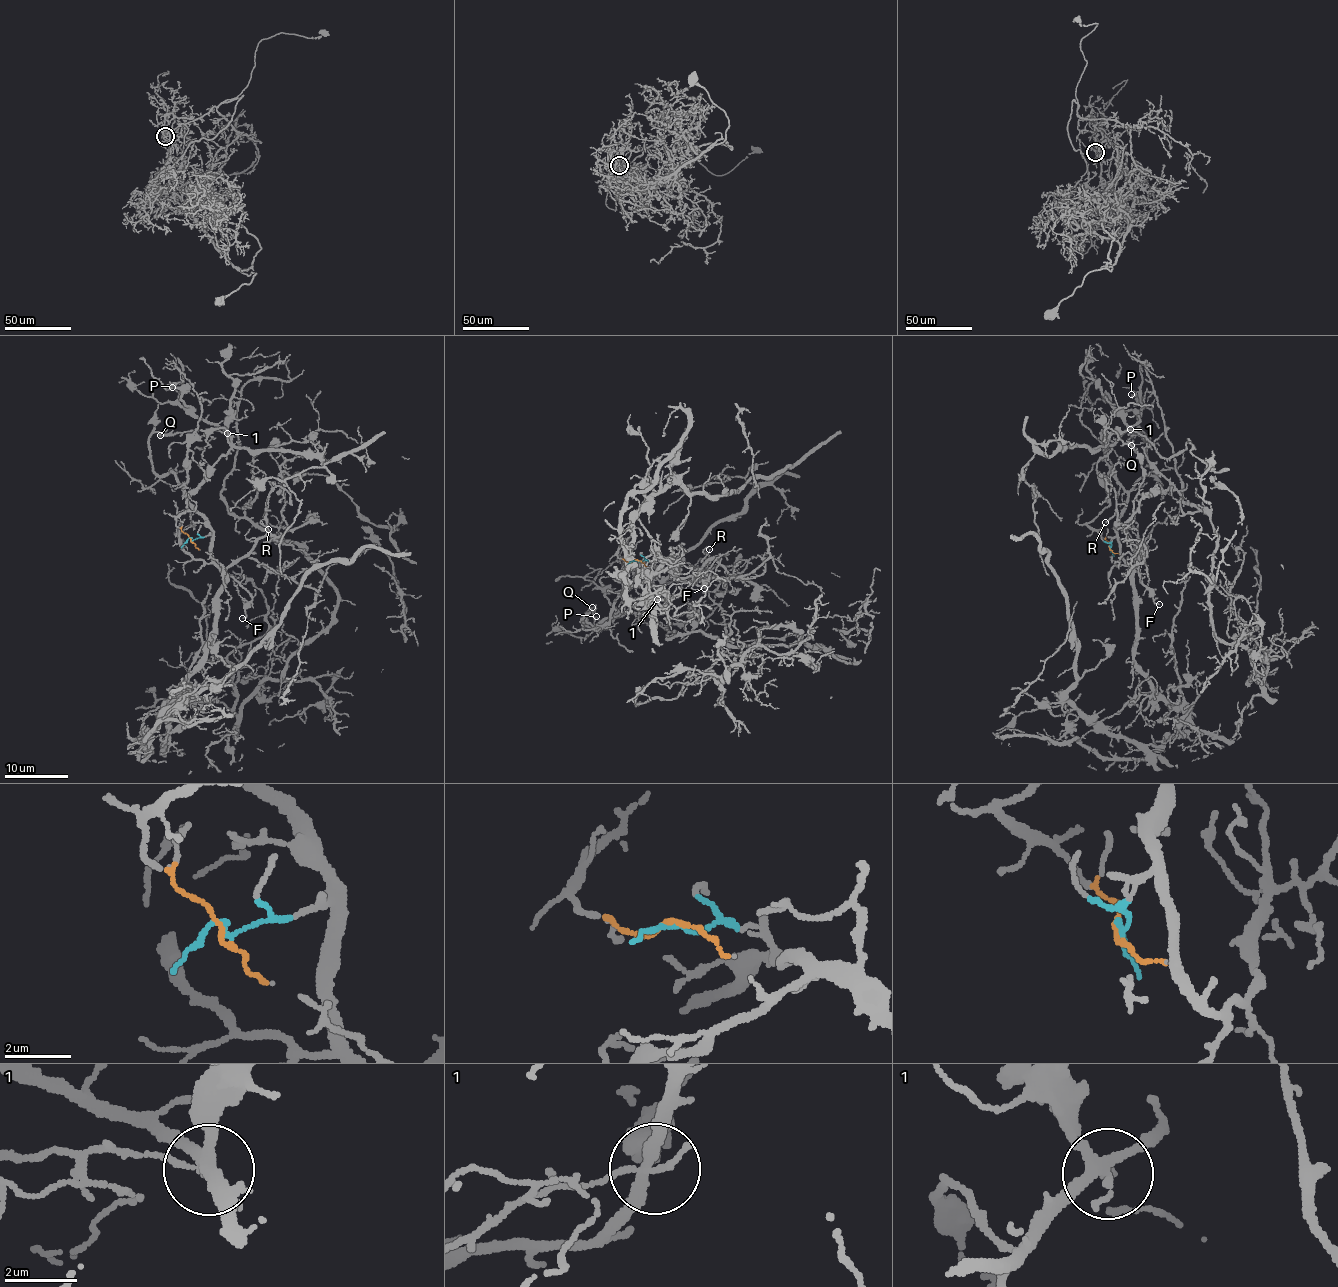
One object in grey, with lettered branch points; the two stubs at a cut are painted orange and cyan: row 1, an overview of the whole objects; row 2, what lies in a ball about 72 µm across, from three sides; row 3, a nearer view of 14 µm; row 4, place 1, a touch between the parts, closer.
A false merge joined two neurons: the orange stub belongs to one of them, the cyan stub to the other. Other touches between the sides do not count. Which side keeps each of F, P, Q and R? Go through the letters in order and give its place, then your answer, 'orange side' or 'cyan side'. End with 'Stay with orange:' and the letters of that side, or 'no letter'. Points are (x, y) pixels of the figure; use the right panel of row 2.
F: place (1159, 604); cyan side
P: place (1131, 394); orange side
Q: place (1131, 445); cyan side
R: place (1105, 522); cyan side
Stay with orange: P

